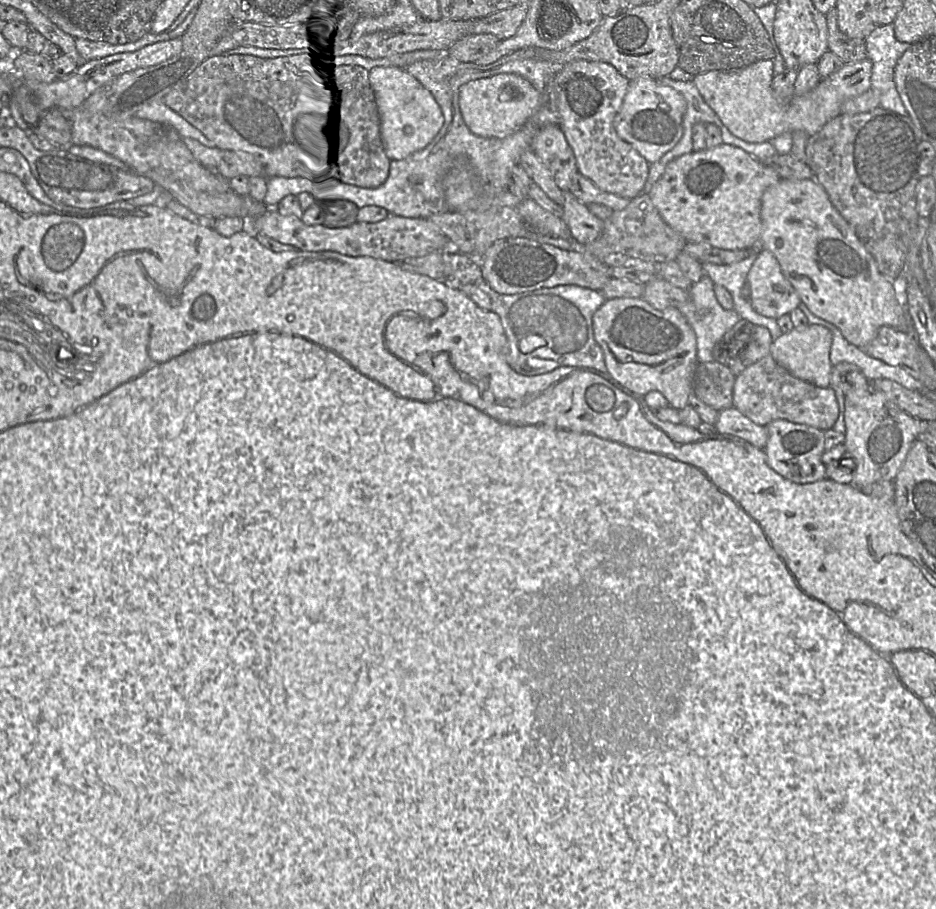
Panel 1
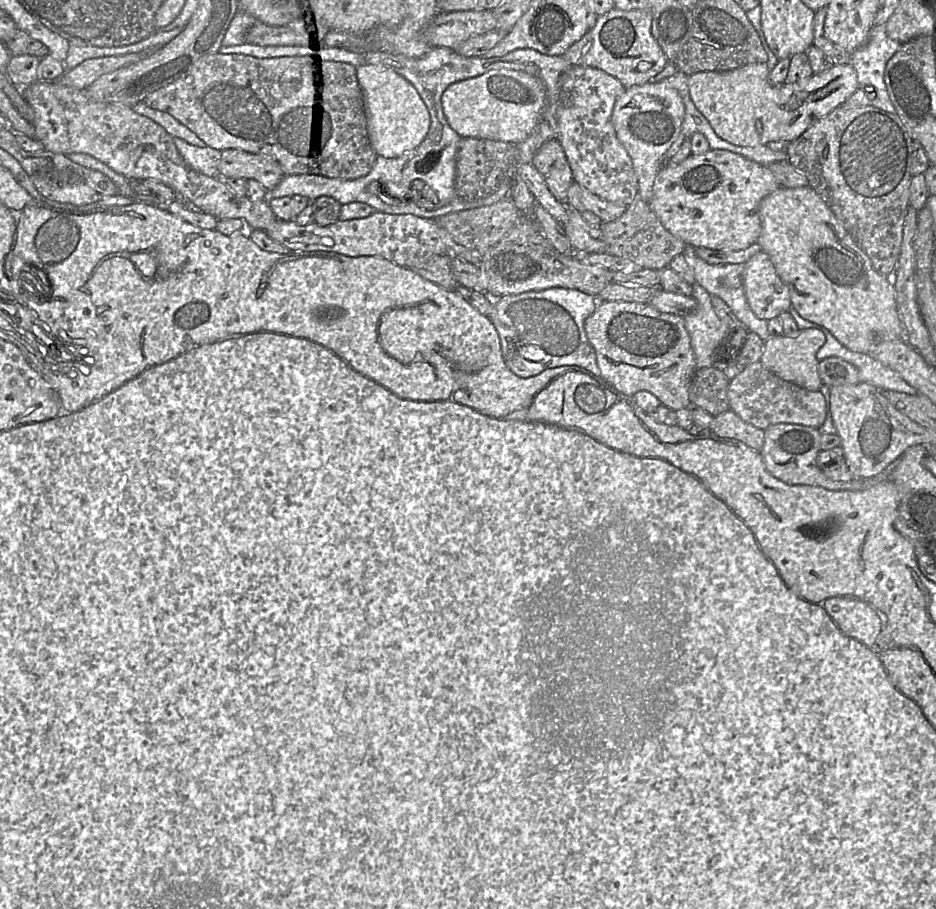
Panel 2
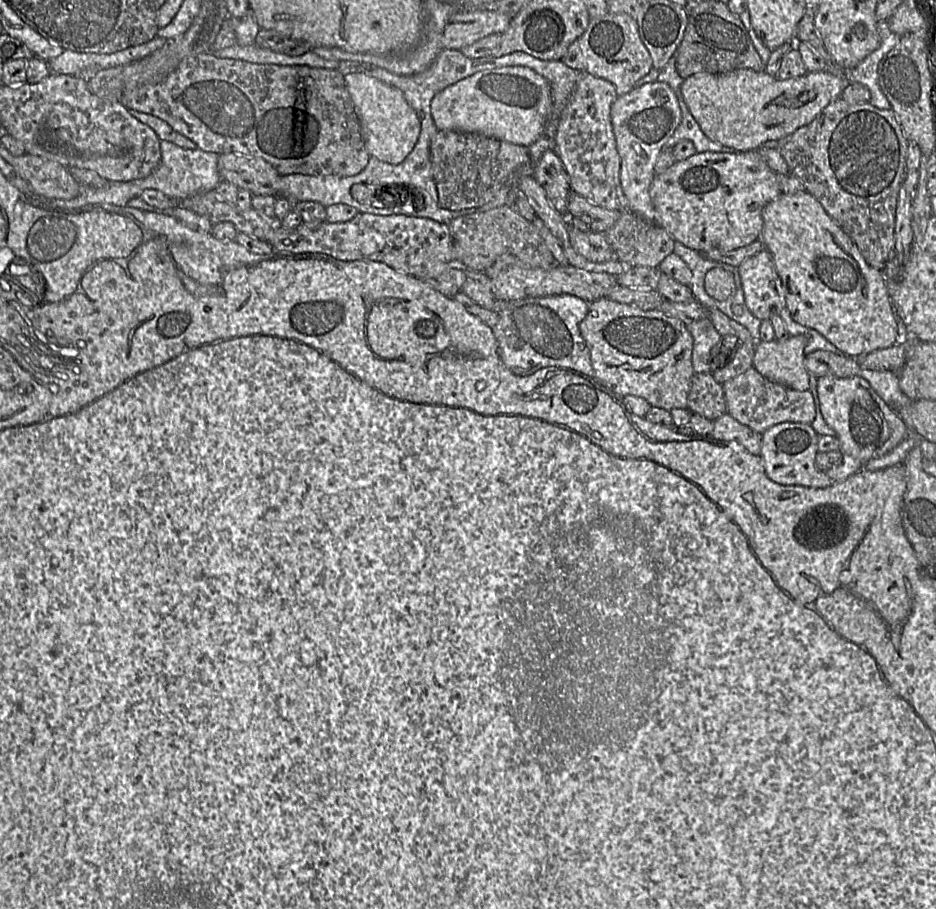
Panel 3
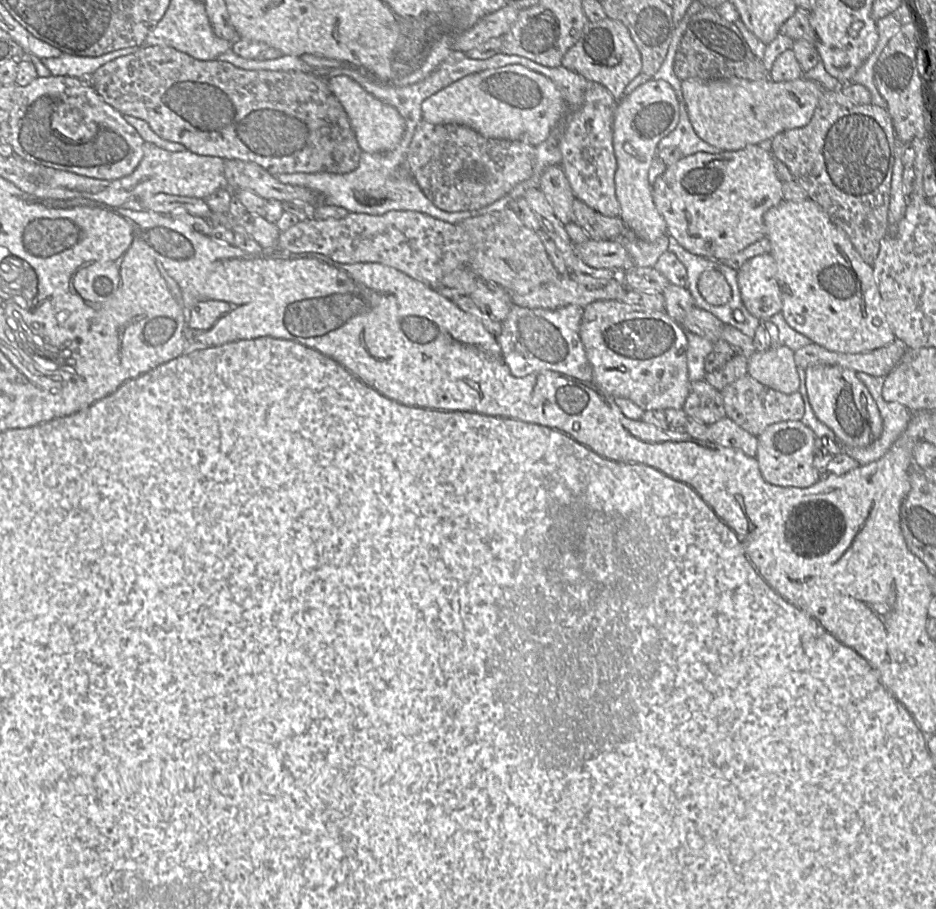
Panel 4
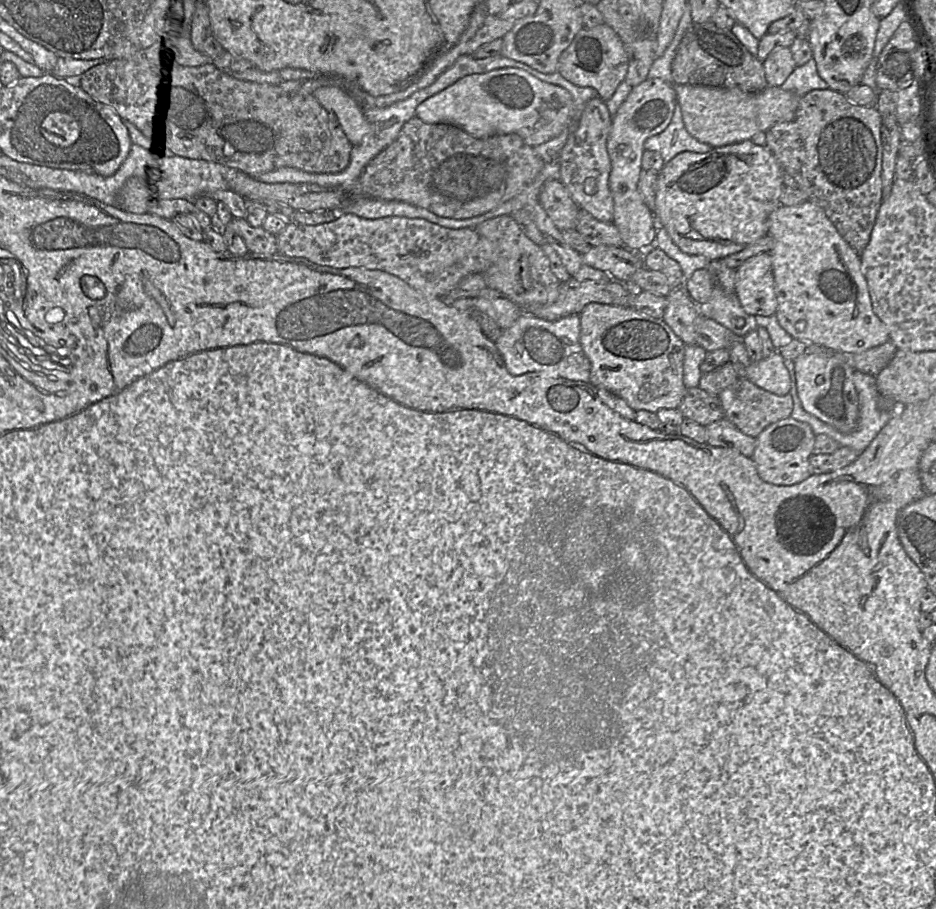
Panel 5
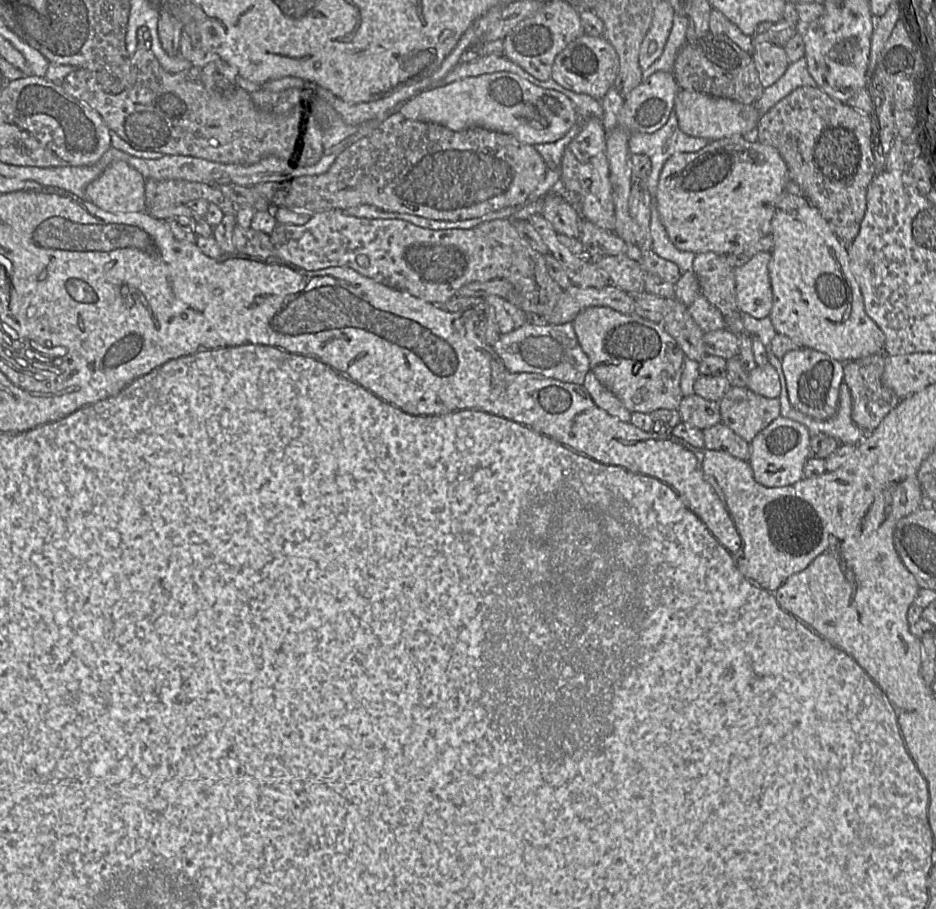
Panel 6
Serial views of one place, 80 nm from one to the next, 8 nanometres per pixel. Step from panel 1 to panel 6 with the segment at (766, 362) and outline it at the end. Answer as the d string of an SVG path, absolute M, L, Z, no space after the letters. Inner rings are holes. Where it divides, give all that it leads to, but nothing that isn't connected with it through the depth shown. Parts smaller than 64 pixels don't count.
M730 386L719 401L721 422L737 435L751 442L753 438L773 420L781 415L778 398L764 397L747 387Z

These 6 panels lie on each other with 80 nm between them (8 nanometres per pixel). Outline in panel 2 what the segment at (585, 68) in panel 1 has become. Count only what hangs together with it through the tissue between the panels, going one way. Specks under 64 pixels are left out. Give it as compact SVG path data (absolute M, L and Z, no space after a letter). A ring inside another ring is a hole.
M571 65L558 82L556 138L563 147L574 182L604 200L628 206L638 197L638 181L632 160L625 147L617 139L611 122L615 103L625 90L626 88L617 78L603 70L583 65Z

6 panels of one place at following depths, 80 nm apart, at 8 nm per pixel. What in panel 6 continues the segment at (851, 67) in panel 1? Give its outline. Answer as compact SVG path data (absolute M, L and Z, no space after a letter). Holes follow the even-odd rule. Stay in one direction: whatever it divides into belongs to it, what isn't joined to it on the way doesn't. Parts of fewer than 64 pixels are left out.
M684 89L677 90L673 110L677 115L678 125L683 133L708 141L748 133L756 129L762 115L754 104L741 104L730 99Z

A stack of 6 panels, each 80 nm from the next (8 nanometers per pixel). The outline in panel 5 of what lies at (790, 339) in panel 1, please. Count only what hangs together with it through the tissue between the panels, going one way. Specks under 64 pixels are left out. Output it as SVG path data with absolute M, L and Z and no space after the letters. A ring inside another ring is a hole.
M777 350L769 357L750 362L744 370L744 378L776 395L787 395L791 390L789 370Z

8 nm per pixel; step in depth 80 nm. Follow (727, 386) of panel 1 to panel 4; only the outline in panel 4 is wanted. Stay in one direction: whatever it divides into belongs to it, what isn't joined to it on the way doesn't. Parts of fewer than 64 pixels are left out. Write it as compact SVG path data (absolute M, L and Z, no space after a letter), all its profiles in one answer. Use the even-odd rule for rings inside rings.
M706 380L690 382L689 394L682 409L687 417L708 426L726 417L721 392Z

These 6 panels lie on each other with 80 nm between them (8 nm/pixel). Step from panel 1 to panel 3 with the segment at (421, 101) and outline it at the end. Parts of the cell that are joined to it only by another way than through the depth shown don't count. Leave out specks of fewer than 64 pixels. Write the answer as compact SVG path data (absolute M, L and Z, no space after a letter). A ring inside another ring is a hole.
M363 73L344 75L370 156L390 164L401 163L418 142L421 123L417 113L399 89Z

